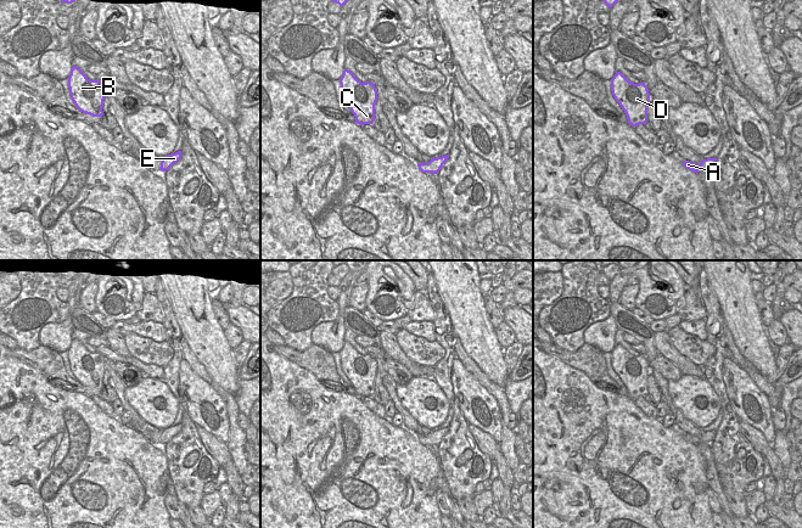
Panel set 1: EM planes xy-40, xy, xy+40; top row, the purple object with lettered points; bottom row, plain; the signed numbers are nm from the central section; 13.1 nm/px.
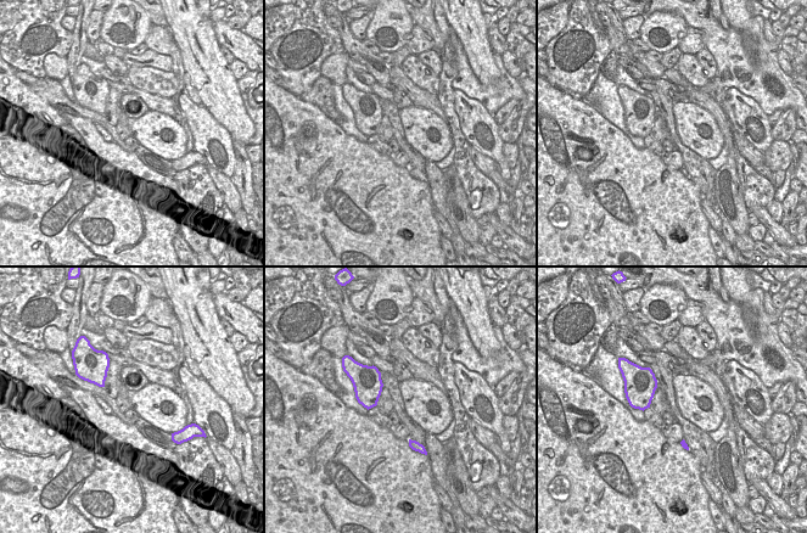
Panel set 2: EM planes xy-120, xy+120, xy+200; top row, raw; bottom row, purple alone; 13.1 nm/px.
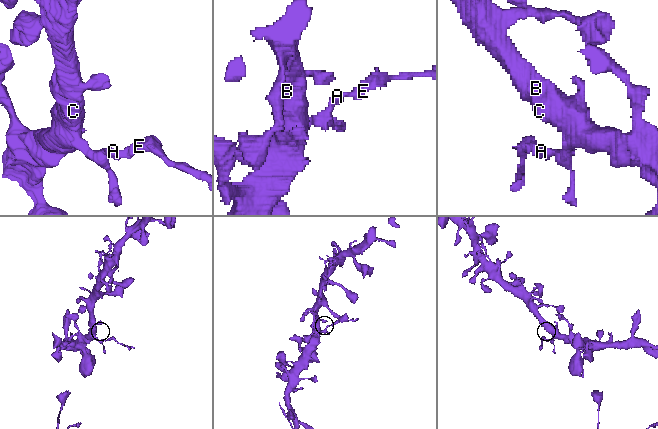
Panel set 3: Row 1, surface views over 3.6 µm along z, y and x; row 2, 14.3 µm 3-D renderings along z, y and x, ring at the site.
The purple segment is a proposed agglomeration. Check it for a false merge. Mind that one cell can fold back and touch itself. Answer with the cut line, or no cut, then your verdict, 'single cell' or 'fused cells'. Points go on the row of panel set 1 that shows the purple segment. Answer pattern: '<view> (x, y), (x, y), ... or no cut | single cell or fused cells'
xy (426, 163), (436, 173) | fused cells

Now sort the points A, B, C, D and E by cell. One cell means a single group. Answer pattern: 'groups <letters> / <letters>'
groups A B C D / E

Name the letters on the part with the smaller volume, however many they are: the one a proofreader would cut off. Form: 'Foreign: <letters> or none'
Foreign: E

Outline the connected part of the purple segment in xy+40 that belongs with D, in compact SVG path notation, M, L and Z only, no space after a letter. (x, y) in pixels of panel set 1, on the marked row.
M616 72L611 79L611 91L624 111L629 125L636 127L647 122L650 92L645 83L634 84L621 72Z

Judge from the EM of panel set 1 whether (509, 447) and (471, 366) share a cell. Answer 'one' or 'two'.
one

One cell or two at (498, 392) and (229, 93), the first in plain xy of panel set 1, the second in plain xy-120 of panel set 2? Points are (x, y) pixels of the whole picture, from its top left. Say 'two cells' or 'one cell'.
two cells

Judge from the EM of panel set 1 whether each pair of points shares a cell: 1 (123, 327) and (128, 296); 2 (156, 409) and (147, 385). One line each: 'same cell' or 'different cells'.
1: different cells
2: same cell

